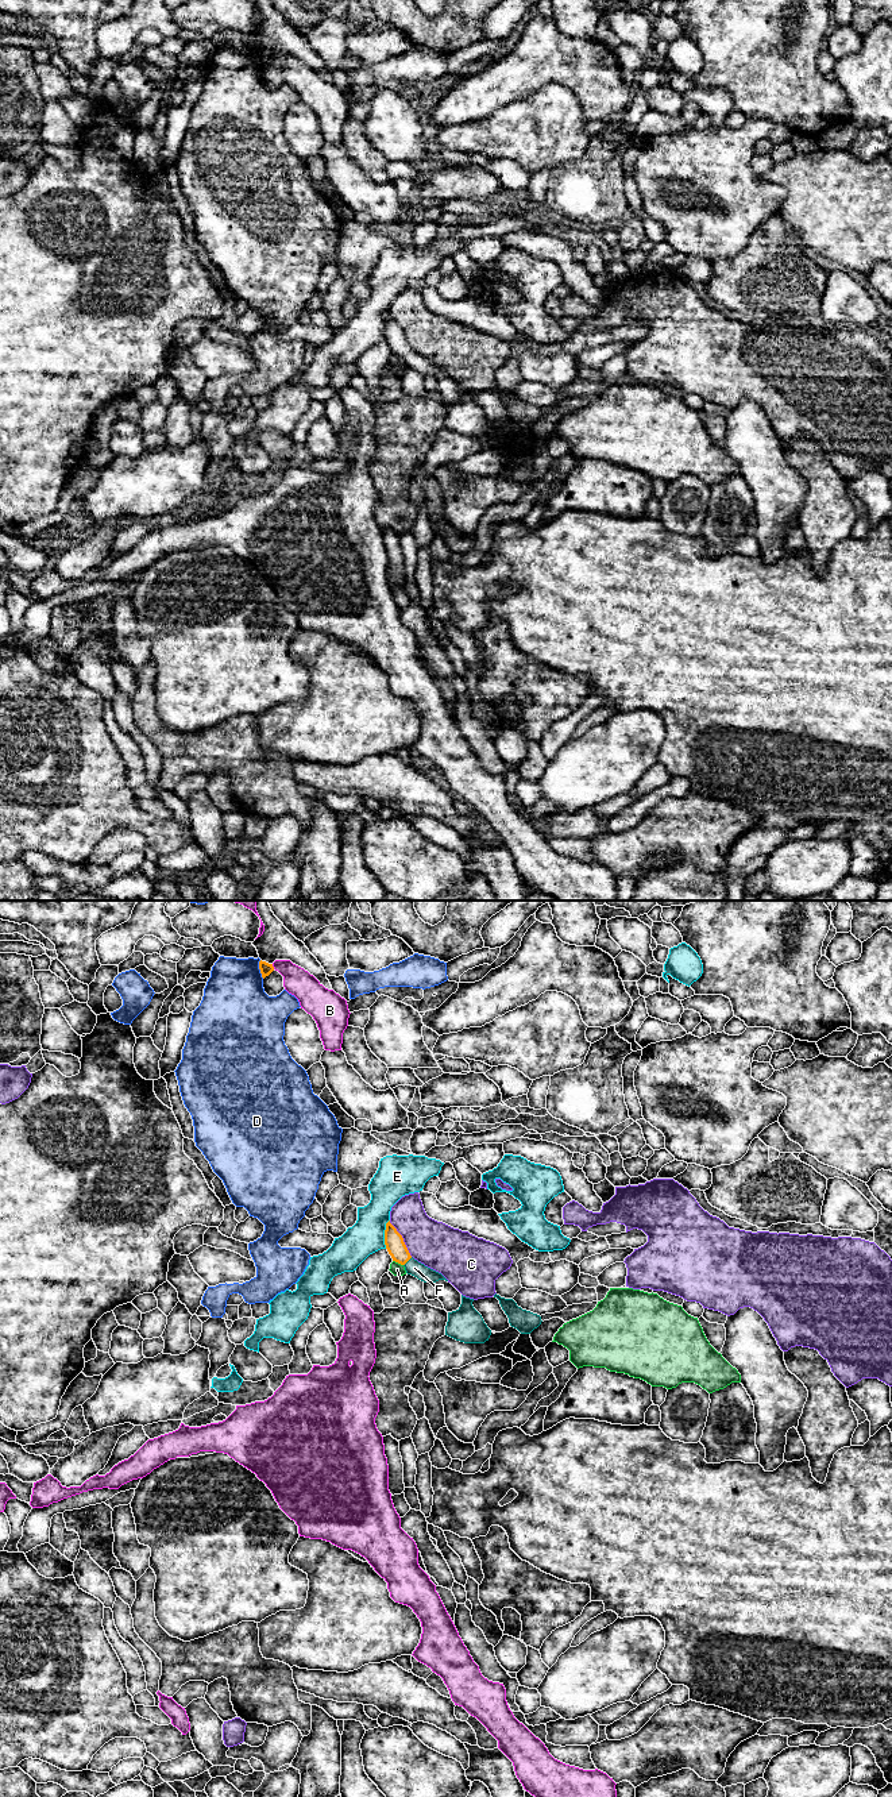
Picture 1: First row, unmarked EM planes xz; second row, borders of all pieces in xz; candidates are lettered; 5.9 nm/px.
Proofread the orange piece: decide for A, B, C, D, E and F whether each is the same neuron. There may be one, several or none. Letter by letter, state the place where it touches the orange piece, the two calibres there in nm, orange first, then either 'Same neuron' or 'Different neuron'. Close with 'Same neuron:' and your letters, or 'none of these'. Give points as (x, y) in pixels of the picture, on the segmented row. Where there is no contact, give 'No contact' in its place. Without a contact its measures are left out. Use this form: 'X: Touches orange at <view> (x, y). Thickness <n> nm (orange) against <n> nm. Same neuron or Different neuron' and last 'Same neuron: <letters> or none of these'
A: Touches orange at xz (398, 1263). Thickness 120 nm (orange) against 80 nm. Different neuron
B: Touches orange at xz (273, 967). Thickness 70 nm (orange) against 170 nm. Different neuron
C: Touches orange at xz (402, 1238). Thickness 120 nm (orange) against 280 nm. Different neuron
D: Touches orange at xz (259, 968). Thickness 70 nm (orange) against 380 nm. Different neuron
E: Touches orange at xz (385, 1234). Thickness 120 nm (orange) against 200 nm. Different neuron
F: Touches orange at xz (408, 1260). Thickness 120 nm (orange) against 90 nm. Same neuron
Same neuron: F

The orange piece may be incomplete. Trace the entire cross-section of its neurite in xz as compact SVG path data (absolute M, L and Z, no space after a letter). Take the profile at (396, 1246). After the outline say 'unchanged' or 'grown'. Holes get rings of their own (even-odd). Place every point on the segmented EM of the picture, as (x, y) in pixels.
M390 1221L386 1223L385 1245L393 1261L403 1265L408 1275L412 1275L424 1283L436 1283L439 1280L448 1281L441 1273L425 1266L410 1256L402 1235Z; grown

